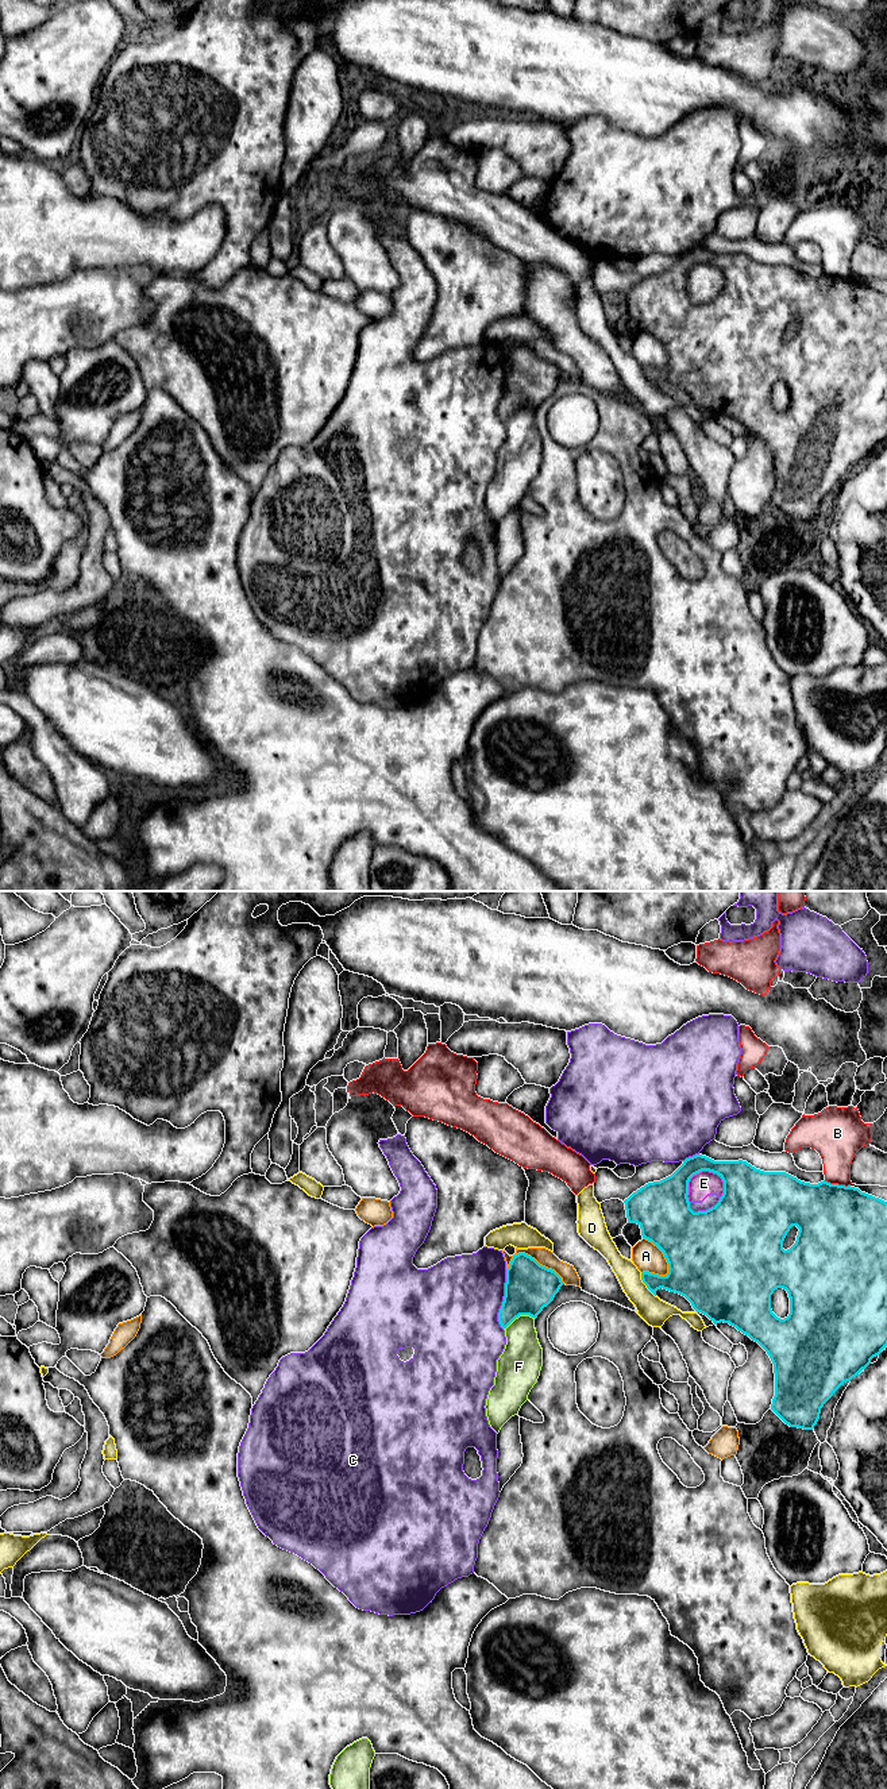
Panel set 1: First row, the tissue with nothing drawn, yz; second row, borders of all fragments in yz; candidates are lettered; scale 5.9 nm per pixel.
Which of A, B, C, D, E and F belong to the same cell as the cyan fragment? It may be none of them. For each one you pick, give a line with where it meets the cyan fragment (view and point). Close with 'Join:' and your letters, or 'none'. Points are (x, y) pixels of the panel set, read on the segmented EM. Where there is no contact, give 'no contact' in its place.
Join: none

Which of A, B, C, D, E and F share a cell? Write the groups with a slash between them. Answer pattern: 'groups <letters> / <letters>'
groups A / B / C E / D / F

